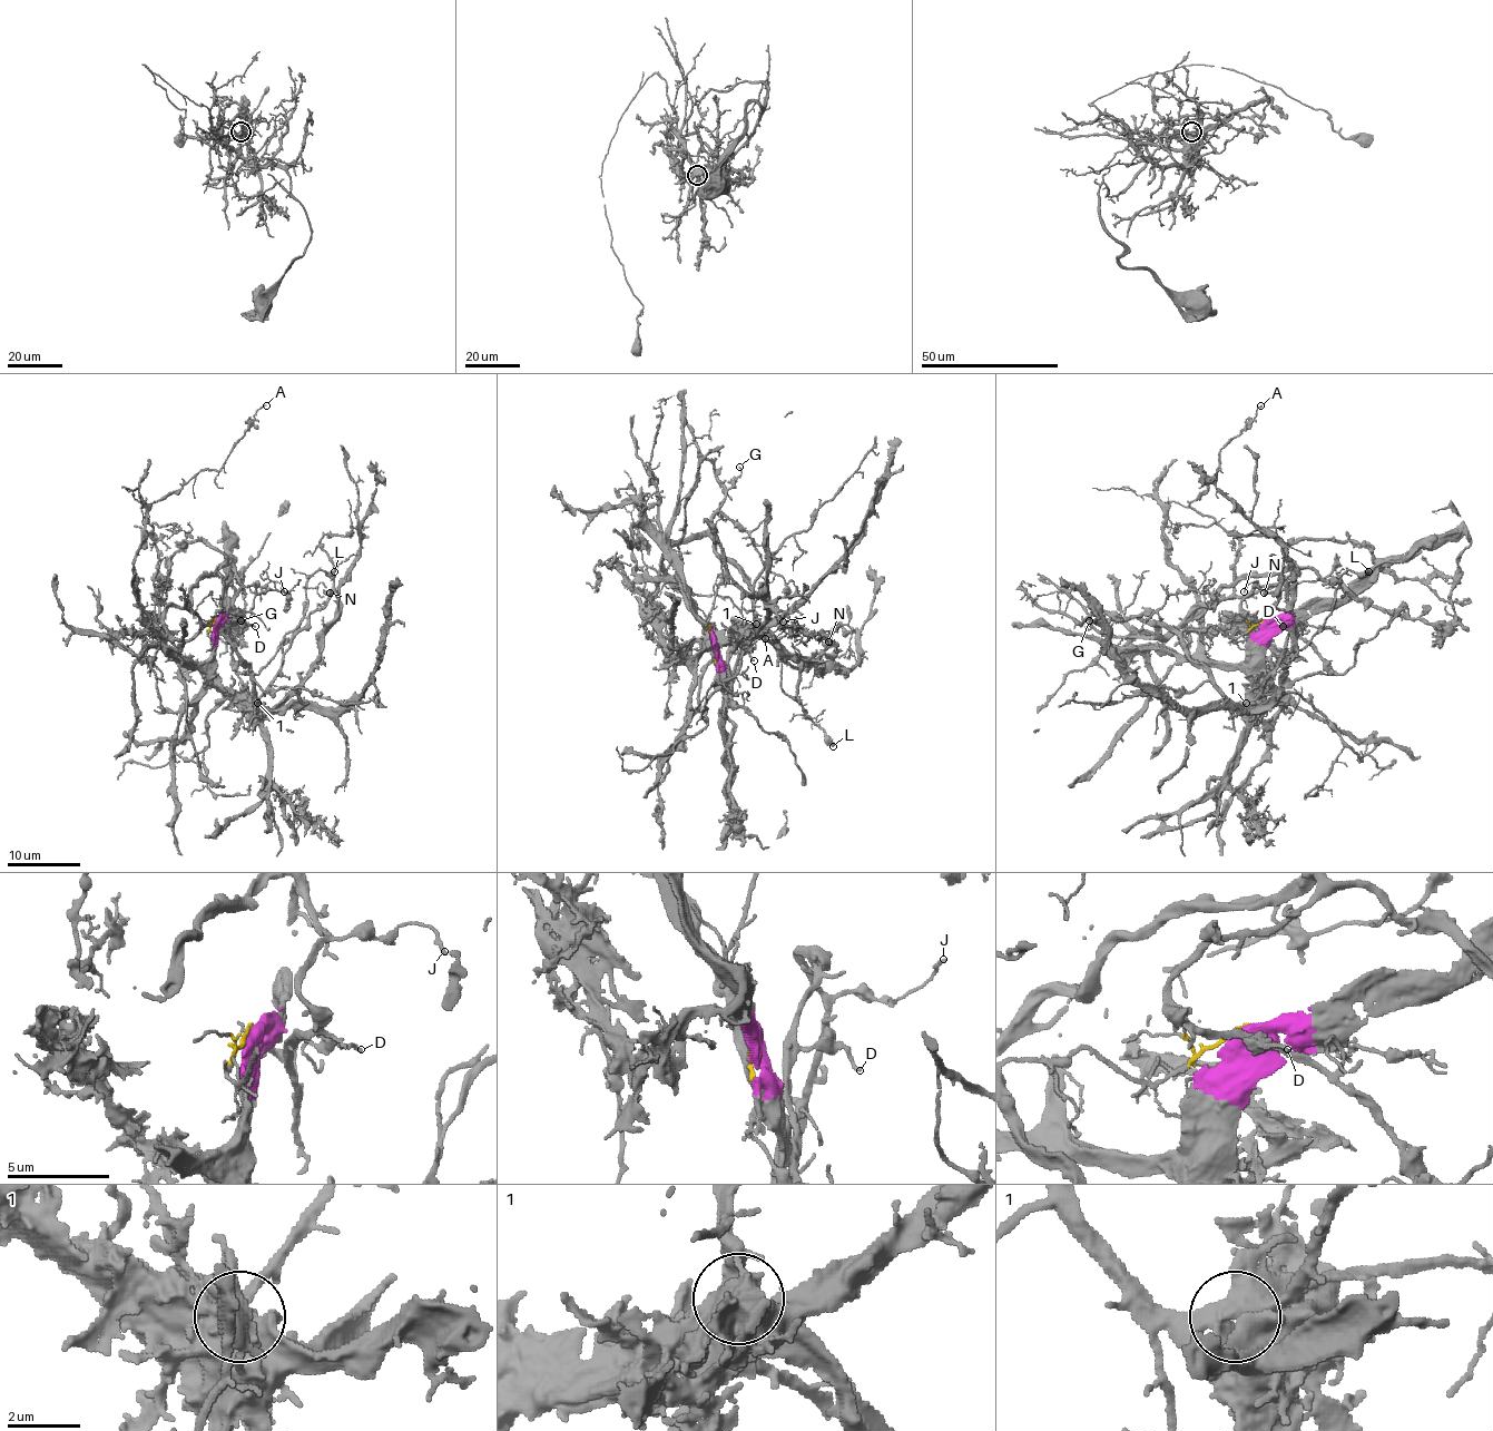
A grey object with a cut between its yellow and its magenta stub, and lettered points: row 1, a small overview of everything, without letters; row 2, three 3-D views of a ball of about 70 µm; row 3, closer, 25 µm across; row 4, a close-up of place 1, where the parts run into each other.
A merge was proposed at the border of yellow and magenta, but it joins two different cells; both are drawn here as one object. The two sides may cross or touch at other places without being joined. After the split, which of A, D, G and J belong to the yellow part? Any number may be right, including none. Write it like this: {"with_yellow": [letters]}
{"with_yellow": ["A", "D", "G", "J"]}

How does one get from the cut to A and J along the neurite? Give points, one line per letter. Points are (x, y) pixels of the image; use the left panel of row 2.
A: (215, 619), (209, 637), (223, 629), (204, 625), (175, 639), (163, 626), (146, 515), (220, 468), (266, 405)
J: (215, 619), (214, 635), (223, 629), (204, 625), (177, 639), (164, 611), (218, 566), (284, 591)

